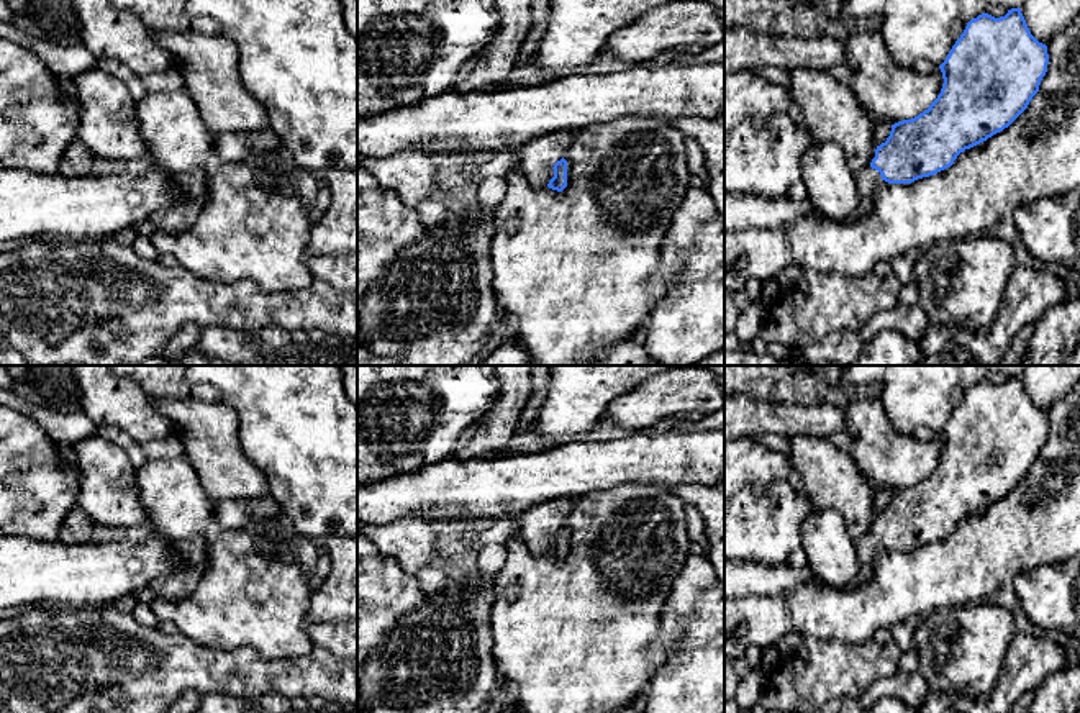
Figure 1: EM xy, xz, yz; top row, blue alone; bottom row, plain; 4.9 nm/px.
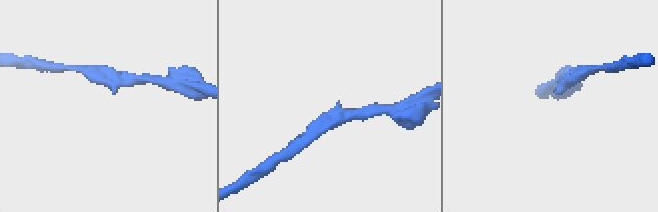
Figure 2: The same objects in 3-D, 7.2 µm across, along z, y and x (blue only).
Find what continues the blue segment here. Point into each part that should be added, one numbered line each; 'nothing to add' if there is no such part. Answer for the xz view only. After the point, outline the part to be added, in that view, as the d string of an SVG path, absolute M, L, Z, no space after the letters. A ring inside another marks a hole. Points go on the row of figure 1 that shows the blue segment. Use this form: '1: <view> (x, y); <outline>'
1: xz (536, 158); M557 131L536 138L516 149L520 172L531 187L542 188L554 177L554 164L560 161L574 141L574 131Z

